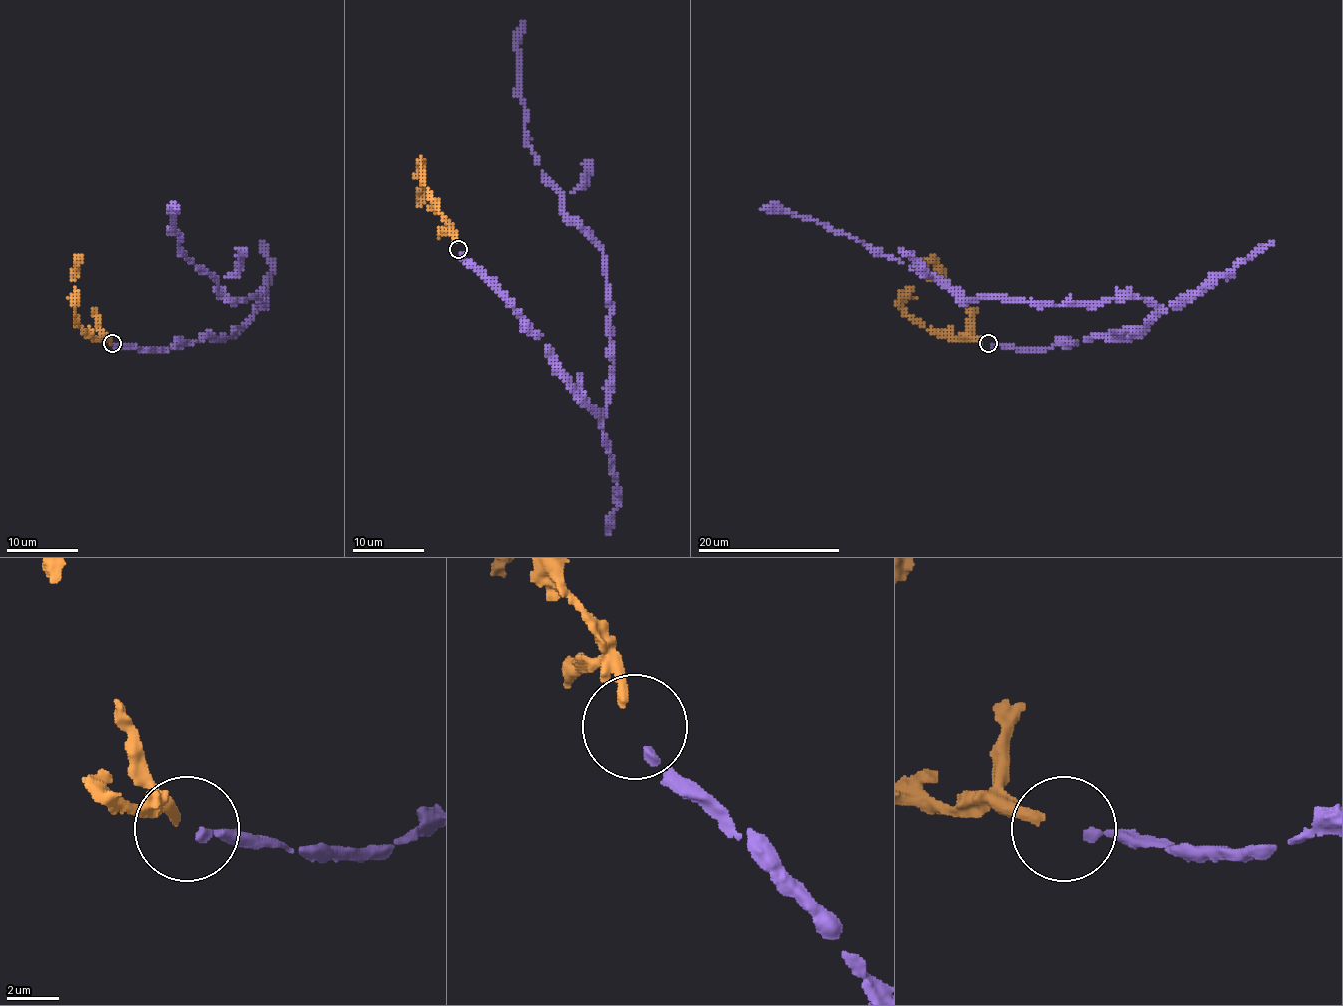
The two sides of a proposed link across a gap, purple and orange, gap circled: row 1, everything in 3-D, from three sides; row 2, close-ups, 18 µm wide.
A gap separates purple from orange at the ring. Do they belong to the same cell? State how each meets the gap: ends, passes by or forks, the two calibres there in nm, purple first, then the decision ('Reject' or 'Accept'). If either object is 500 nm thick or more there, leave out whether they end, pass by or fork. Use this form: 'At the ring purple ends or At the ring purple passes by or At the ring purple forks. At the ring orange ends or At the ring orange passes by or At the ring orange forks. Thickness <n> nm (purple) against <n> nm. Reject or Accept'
At the ring purple ends. At the ring orange ends. Thickness 360 nm (purple) against 380 nm. Accept

